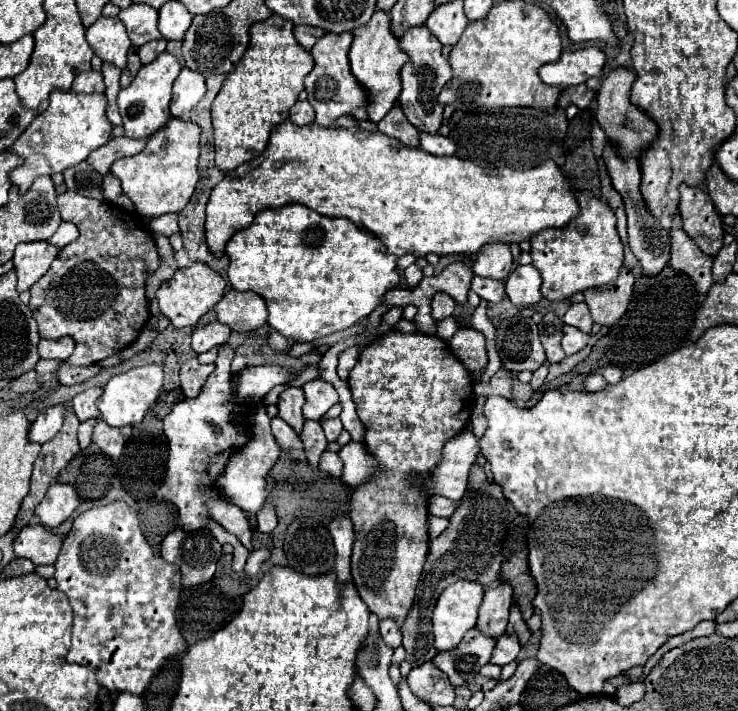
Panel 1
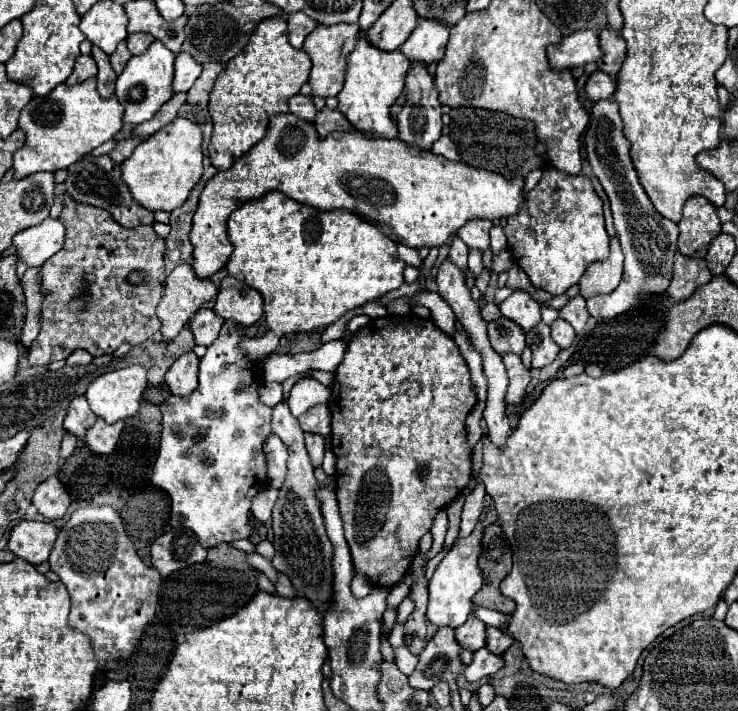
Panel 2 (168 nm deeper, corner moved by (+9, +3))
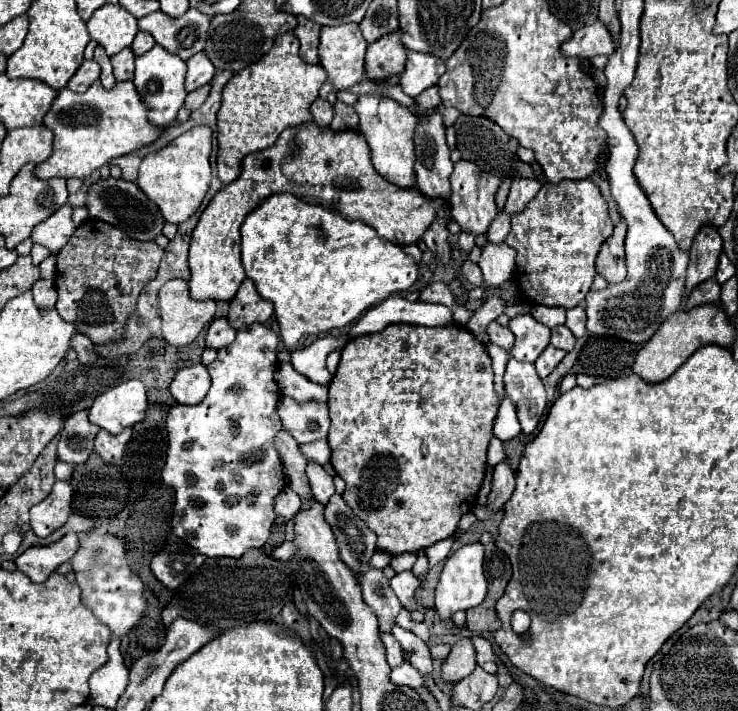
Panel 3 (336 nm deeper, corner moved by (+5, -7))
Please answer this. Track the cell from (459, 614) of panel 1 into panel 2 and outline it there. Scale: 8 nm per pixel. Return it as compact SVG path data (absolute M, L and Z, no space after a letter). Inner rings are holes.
M487 494L485 496L485 507L475 527L475 531L469 537L457 539L453 549L443 557L443 561L435 569L435 575L433 575L431 583L429 583L429 607L427 607L427 619L435 627L443 627L443 625L459 627L463 621L467 621L467 617L469 617L469 613L473 609L471 599L473 599L473 595L483 585L483 575L481 575L481 569L479 569L479 563L477 563L484 530L481 523L488 513L491 500L491 497Z

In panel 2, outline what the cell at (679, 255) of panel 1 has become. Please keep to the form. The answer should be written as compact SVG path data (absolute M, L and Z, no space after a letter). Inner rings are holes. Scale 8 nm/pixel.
M677 253L673 267L673 281L669 287L669 295L675 301L685 301L693 295L693 291L711 281L711 271L707 269L705 259L691 259Z

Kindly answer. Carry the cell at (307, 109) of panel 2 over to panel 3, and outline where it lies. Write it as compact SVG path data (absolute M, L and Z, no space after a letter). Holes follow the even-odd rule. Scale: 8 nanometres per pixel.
M317 99L311 105L311 115L313 115L313 121L319 127L327 127L331 123L331 119L333 119L333 105L327 103L325 99Z

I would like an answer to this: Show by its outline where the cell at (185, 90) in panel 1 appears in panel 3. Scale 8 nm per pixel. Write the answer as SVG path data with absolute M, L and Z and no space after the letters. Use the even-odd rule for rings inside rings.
M195 53L185 63L187 63L187 77L185 77L185 89L187 91L195 91L195 89L199 89L211 81L215 67L205 57L205 53Z

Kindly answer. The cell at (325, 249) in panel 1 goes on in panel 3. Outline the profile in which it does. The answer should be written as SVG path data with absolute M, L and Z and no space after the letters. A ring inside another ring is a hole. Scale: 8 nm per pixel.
M275 193L275 195L267 197L259 207L255 207L255 211L251 211L245 217L245 221L241 225L241 261L243 261L243 269L245 269L247 277L253 279L259 295L275 305L275 317L277 317L277 323L279 323L279 335L281 335L281 341L285 343L287 349L293 349L303 335L321 337L321 335L327 335L331 329L339 329L339 327L345 327L345 325L353 323L361 313L365 313L373 305L379 305L381 301L385 301L387 297L391 297L395 293L403 293L403 291L411 289L415 285L415 281L417 281L417 265L413 263L411 257L407 257L403 253L403 249L399 245L377 237L377 231L373 227L361 223L361 221L347 221L339 213L333 213L333 211L329 211L325 207L319 207L319 205L303 203L299 197L295 197L291 193Z

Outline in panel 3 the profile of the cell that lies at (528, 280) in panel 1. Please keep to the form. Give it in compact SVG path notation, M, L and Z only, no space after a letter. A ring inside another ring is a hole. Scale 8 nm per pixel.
M519 313L509 321L509 329L515 335L513 357L517 361L533 363L539 353L549 345L551 331L543 323L539 323L531 313Z

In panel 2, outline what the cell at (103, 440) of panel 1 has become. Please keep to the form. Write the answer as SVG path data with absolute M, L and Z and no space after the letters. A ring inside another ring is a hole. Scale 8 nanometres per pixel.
M97 419L95 425L89 429L87 437L85 437L85 443L89 445L89 449L97 455L109 455L113 453L117 441L119 441L119 435L121 435L121 429L123 429L123 421L117 421L113 425Z

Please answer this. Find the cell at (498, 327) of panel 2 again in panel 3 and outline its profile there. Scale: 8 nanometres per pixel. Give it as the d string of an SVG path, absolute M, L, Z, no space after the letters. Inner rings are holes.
M489 323L487 325L487 335L489 335L489 341L501 349L505 349L507 353L513 351L513 333L509 331L509 327L503 327L499 323Z

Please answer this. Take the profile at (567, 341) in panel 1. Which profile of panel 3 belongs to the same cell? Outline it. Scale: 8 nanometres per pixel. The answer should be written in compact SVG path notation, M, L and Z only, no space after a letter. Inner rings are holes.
M559 325L551 331L551 345L557 347L557 349L563 349L563 351L571 351L573 345L575 345L575 335L565 327L565 325Z

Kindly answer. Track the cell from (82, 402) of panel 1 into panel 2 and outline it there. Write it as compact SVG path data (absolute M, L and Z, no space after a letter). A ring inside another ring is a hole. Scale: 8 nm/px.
M85 395L81 397L75 397L69 405L69 411L65 415L65 421L63 421L63 429L69 433L69 435L75 435L81 443L85 439L85 431L93 425L97 417L91 413L89 405L87 405L87 399Z

